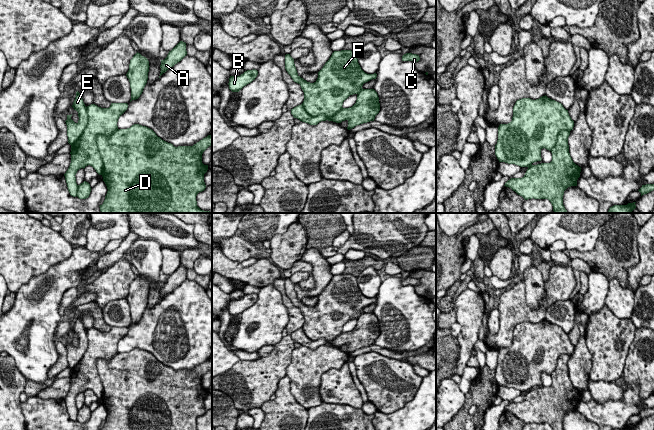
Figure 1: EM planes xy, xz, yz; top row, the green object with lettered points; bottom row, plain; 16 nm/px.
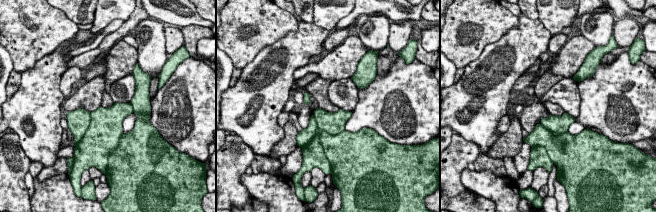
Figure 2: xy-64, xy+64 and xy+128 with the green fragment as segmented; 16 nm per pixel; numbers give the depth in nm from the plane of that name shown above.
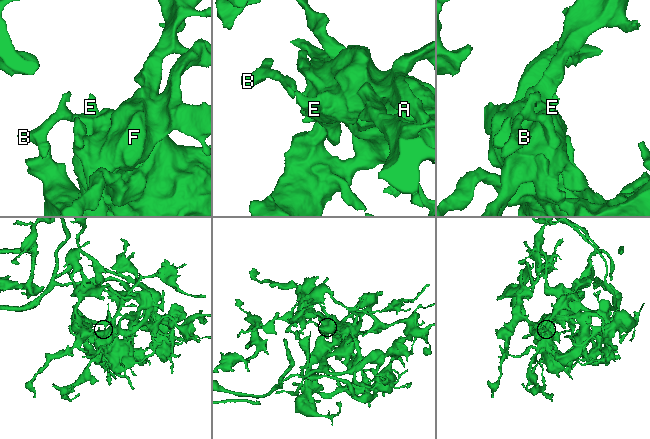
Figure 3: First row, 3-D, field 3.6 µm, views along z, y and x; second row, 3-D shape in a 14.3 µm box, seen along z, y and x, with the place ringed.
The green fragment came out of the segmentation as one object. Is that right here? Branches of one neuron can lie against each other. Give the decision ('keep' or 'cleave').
cleave

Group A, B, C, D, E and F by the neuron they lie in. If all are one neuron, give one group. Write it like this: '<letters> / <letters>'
A C F / B D E

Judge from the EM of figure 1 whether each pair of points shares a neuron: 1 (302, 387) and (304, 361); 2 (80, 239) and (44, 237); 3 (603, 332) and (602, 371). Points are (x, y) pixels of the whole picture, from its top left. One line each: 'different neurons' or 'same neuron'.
1: same neuron
2: different neurons
3: same neuron

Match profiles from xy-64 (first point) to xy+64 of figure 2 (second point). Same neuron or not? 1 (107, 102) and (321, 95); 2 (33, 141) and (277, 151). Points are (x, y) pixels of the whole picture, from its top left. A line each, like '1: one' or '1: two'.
1: one
2: two

